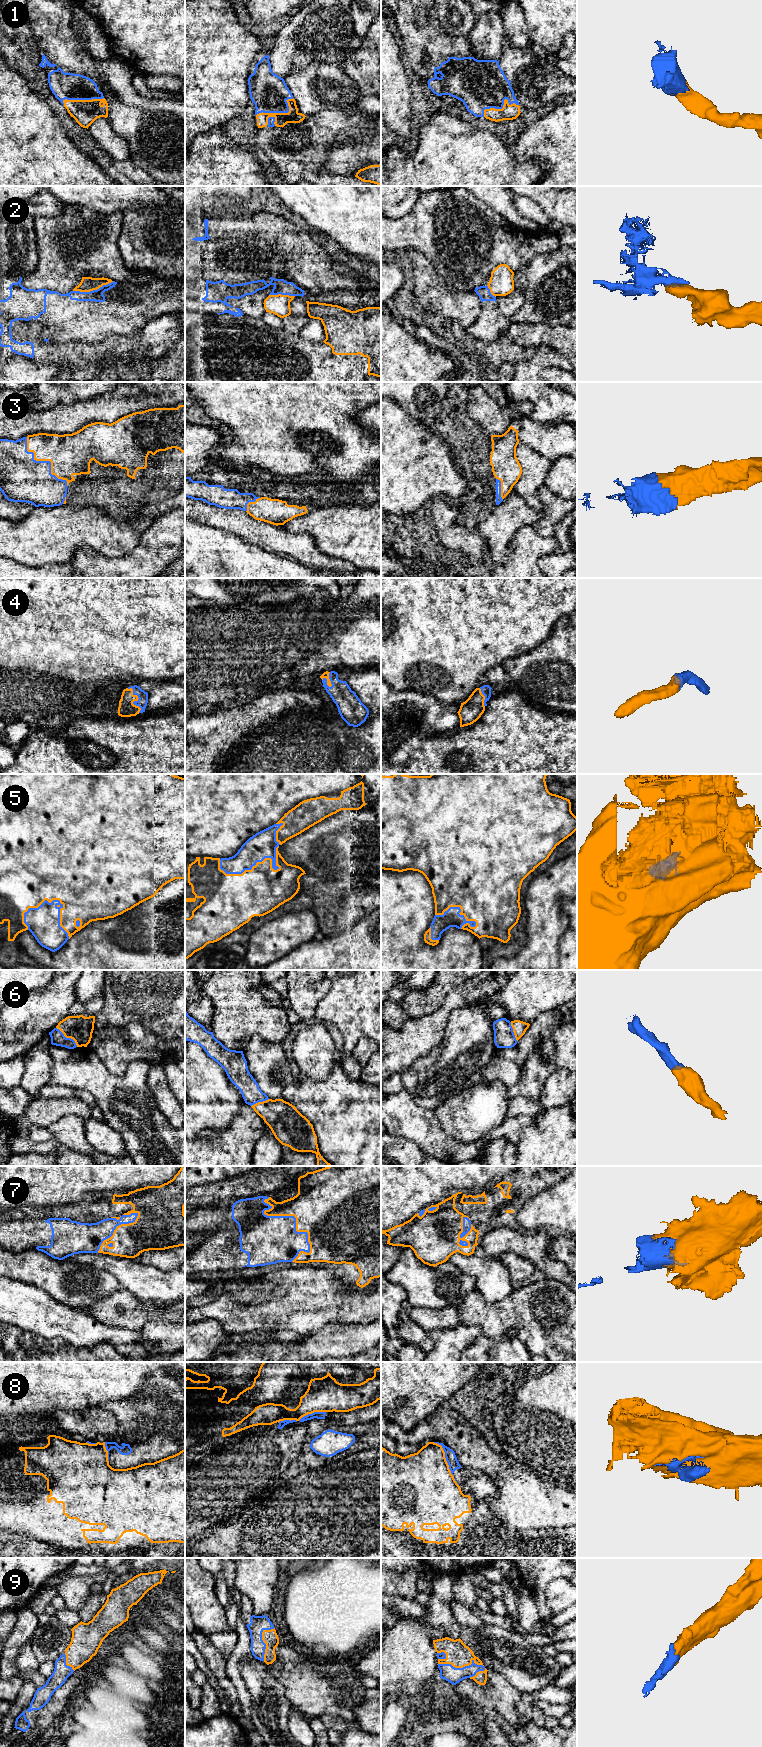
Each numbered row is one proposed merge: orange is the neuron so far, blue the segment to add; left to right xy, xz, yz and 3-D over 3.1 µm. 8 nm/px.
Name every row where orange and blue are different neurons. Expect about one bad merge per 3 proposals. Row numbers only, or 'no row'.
2, 8

